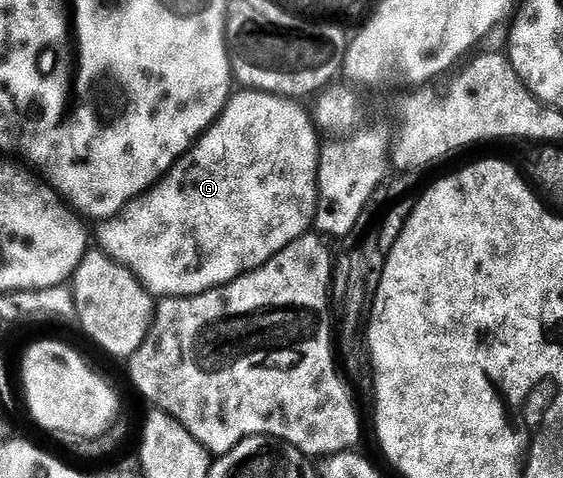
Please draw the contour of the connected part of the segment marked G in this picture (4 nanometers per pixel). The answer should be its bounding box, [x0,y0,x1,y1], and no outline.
[97,88,320,298]

